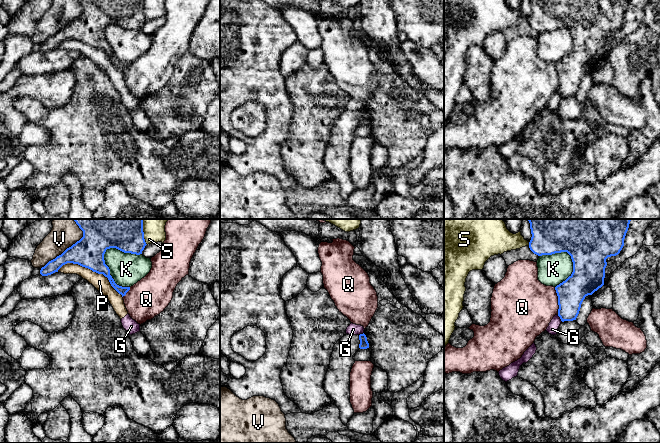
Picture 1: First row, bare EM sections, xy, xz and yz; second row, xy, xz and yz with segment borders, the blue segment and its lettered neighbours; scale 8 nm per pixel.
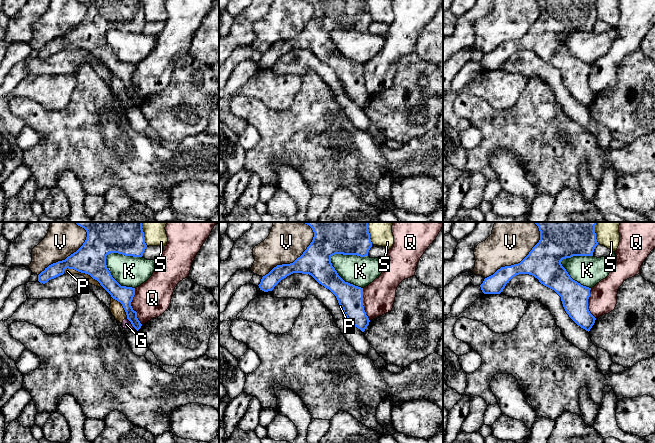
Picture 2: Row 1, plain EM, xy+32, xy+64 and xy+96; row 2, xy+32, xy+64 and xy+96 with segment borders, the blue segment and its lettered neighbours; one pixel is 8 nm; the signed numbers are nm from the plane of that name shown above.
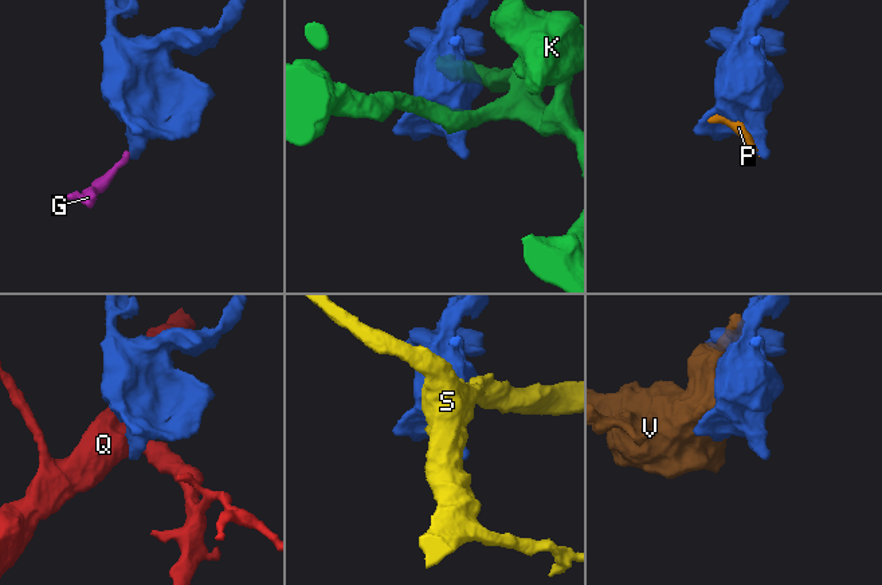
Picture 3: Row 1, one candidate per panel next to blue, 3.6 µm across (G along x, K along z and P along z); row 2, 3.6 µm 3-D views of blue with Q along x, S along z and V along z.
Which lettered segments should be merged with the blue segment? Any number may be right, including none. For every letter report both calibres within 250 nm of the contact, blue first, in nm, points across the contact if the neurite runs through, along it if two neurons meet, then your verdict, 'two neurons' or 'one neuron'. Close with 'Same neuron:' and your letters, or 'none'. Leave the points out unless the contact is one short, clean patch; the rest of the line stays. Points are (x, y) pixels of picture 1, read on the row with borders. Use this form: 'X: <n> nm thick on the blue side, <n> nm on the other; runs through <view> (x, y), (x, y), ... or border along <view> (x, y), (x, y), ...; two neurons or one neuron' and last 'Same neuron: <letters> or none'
G: 220 nm thick on the blue side, 90 nm on the other; border along yz (557, 315), (562, 321); two neurons
K: 240 nm thick on the blue side, 260 nm on the other; two neurons
P: 240 nm thick on the blue side, 120 nm on the other; two neurons
Q: 220 nm thick on the blue side, 440 nm on the other; border along yz (554, 287), (557, 293), (558, 313); two neurons
S: 440 nm thick on the blue side, 190 nm on the other; two neurons
V: 260 nm thick on the blue side, 220 nm on the other; two neurons
Same neuron: none

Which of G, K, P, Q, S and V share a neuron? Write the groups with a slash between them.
G P / K / Q / S / V

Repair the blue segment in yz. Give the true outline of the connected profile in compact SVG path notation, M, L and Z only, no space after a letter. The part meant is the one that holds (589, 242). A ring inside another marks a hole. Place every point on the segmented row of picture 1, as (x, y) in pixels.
M526 219L530 223L530 250L538 255L567 252L573 262L572 274L555 287L561 321L576 320L586 296L604 285L606 259L616 256L624 246L631 219Z

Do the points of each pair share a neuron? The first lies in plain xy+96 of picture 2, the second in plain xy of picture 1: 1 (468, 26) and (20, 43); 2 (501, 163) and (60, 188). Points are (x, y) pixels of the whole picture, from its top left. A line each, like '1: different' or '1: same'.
1: different
2: different

